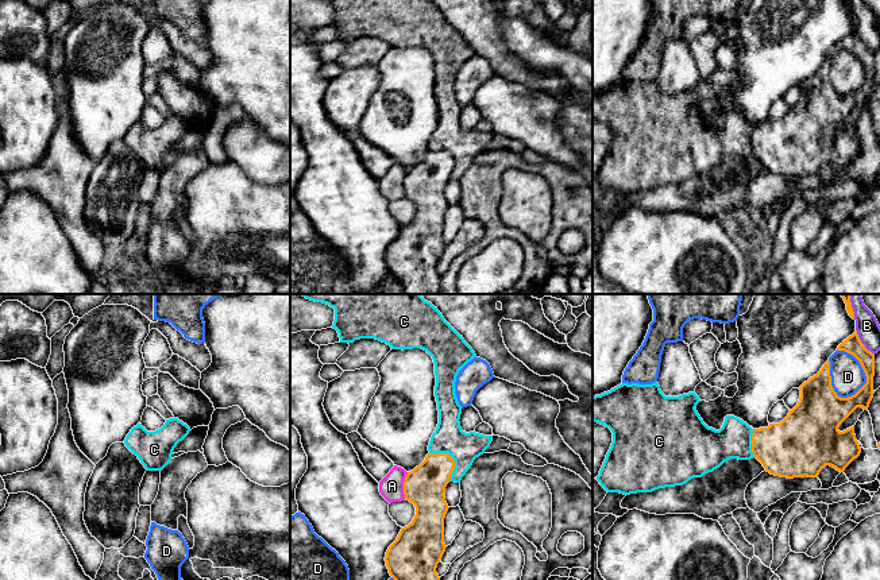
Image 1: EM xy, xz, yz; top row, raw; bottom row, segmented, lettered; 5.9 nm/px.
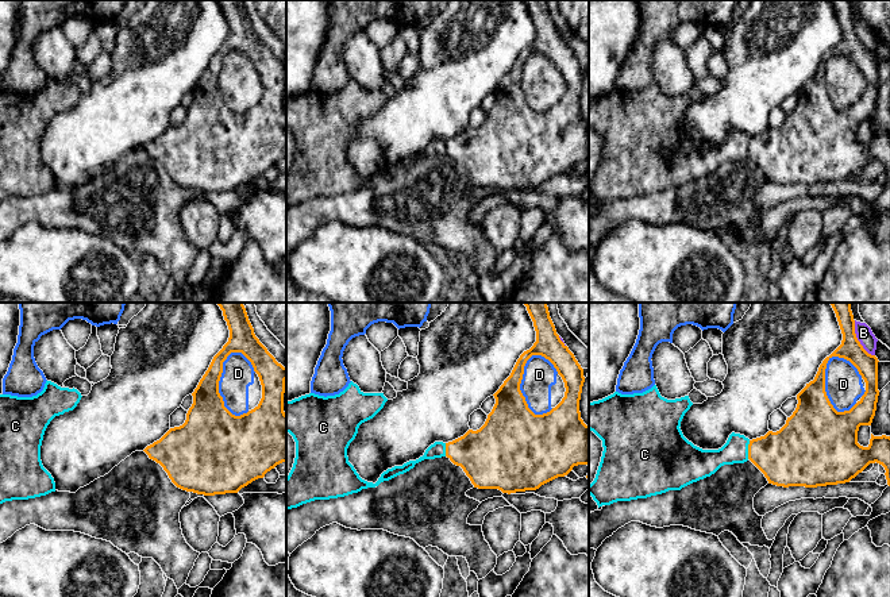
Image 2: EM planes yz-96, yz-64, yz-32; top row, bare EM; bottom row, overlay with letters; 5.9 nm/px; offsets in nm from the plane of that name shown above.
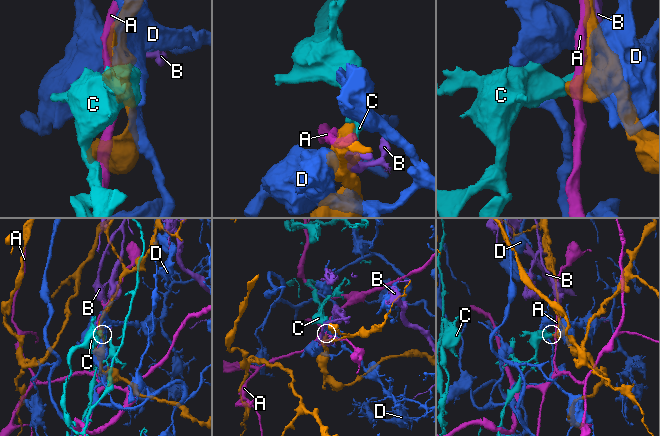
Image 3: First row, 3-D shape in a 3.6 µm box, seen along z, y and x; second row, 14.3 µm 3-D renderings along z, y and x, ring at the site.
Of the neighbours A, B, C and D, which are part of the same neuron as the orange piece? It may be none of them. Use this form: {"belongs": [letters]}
{"belongs": []}

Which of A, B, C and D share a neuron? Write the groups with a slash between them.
A / B / C / D

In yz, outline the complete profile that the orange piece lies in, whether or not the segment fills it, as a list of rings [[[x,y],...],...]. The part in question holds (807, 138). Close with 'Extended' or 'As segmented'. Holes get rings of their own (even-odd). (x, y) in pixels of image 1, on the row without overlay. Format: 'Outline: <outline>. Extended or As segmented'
Outline: [[[857,28],[838,43],[861,62],[867,81],[852,94],[841,96],[831,84],[830,59],[804,80],[798,103],[780,121],[754,127],[753,154],[775,174],[817,175],[830,163],[840,170],[860,154],[854,124],[840,129],[840,123],[857,107],[868,108],[873,96],[875,51],[861,40]]]. As segmented

